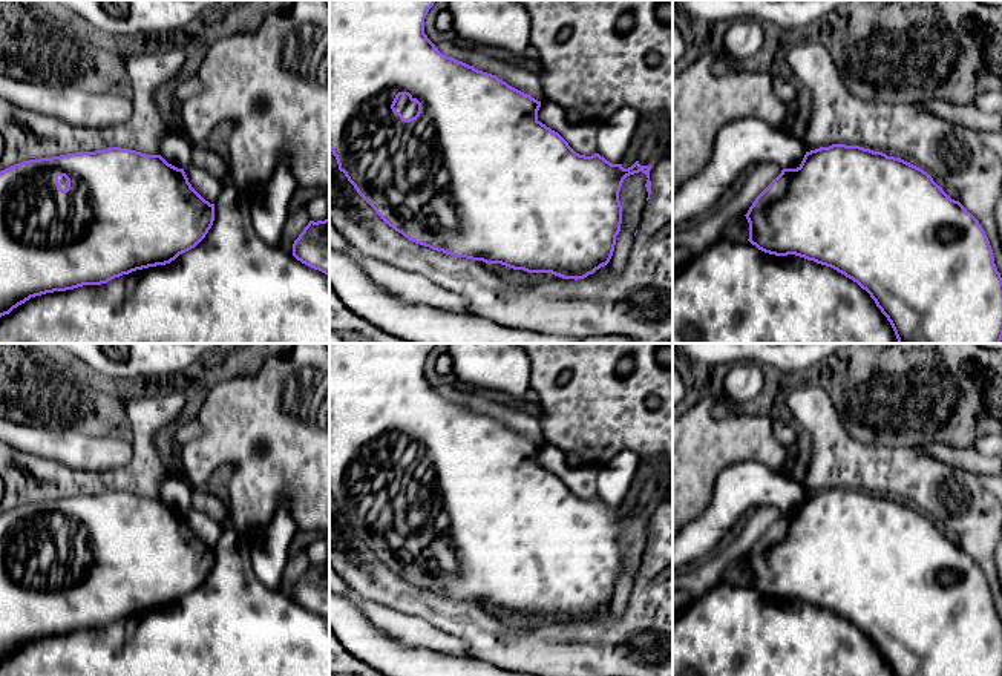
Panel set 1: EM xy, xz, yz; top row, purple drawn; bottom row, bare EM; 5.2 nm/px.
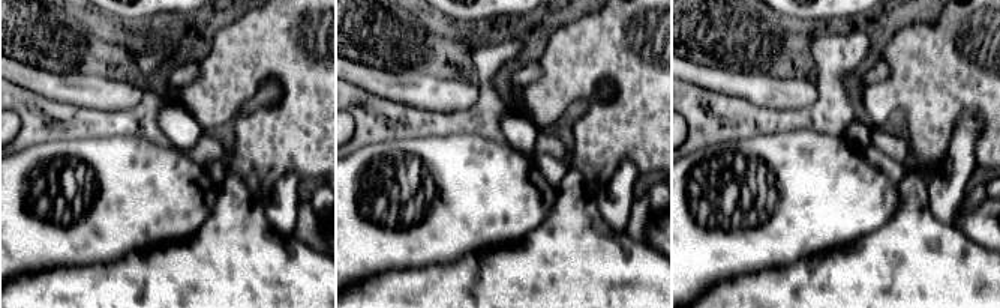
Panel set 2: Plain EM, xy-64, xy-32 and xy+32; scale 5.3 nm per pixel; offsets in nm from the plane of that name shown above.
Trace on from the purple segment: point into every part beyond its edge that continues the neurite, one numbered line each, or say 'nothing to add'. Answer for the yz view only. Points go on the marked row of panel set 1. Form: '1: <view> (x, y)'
nothing to add

